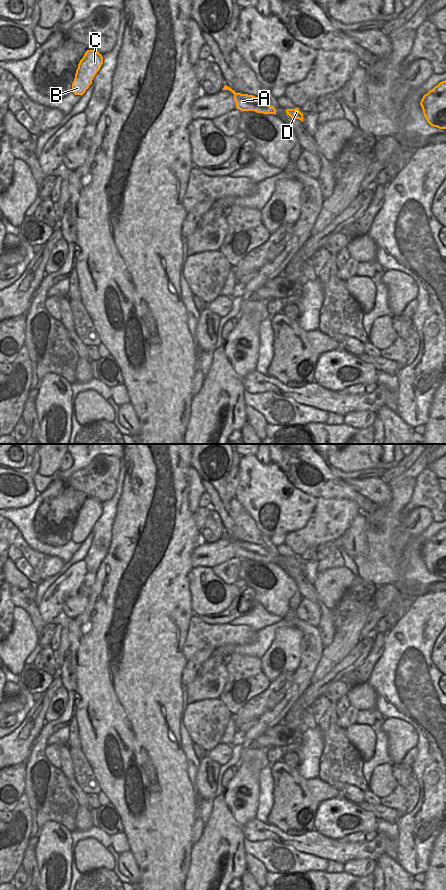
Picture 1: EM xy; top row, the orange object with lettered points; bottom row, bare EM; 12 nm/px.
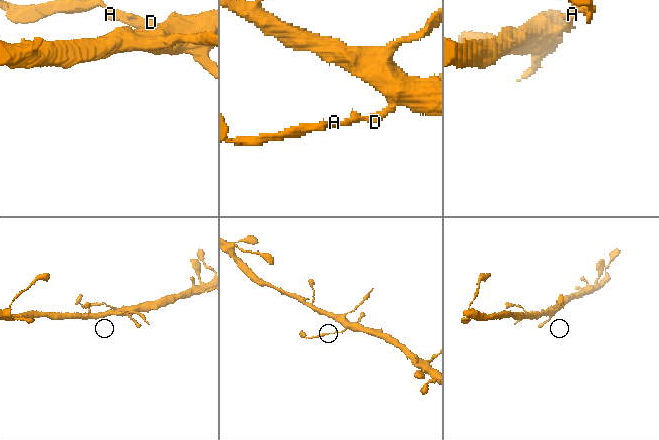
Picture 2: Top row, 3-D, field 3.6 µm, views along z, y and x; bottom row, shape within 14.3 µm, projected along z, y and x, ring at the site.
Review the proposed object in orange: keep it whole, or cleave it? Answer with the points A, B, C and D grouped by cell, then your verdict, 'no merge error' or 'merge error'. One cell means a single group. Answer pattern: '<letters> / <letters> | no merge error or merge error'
A D / B C | merge error

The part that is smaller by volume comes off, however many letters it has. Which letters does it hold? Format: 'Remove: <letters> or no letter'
Remove: B, C.

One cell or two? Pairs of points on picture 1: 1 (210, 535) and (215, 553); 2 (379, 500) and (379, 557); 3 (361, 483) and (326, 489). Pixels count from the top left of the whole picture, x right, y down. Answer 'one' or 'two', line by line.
1: two
2: two
3: two

